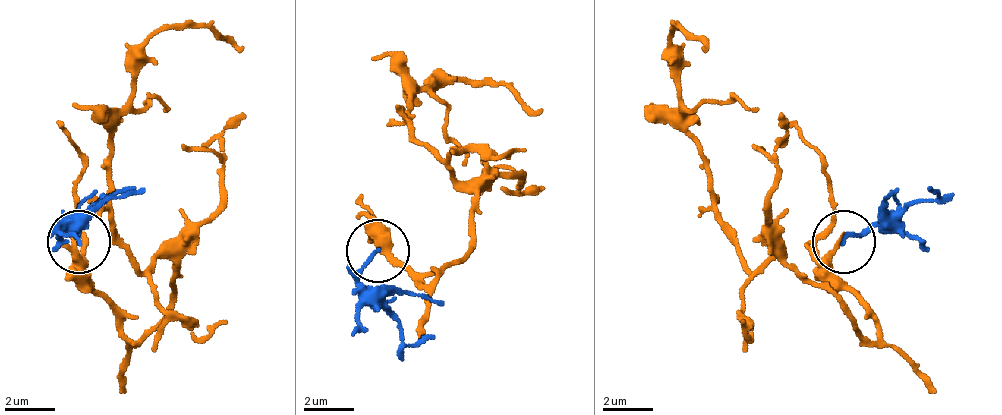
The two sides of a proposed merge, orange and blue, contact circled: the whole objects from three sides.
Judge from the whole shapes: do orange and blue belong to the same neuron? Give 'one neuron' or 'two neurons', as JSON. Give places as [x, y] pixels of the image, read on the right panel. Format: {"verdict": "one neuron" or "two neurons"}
{"verdict": "two neurons"}

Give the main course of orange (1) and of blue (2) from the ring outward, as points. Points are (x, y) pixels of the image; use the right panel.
1: (842, 243), (829, 274), (874, 344), (722, 230), (672, 28), (703, 47)
2: (842, 243), (880, 230), (937, 192), (930, 186)

